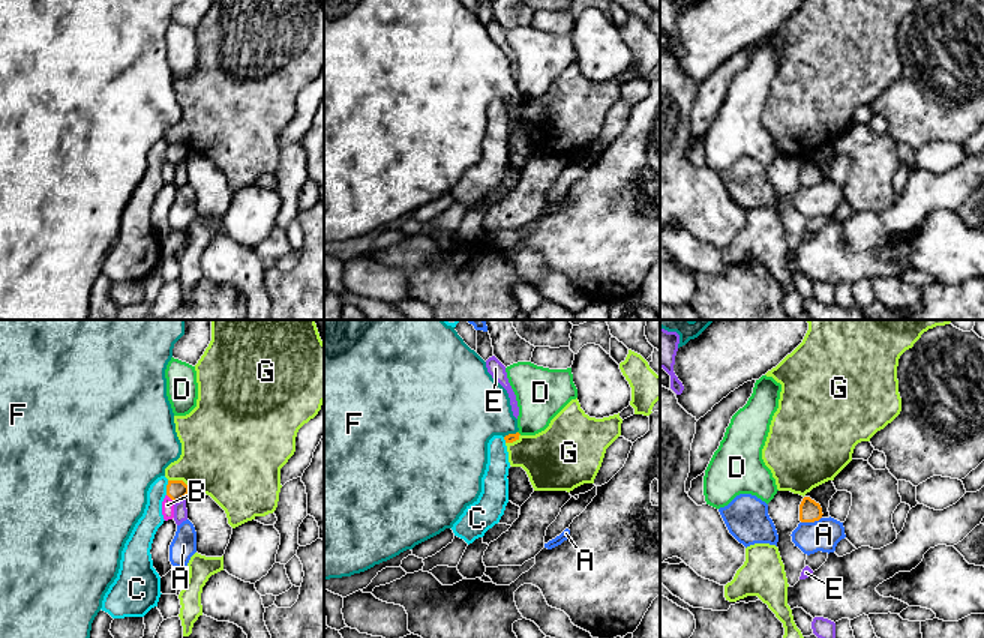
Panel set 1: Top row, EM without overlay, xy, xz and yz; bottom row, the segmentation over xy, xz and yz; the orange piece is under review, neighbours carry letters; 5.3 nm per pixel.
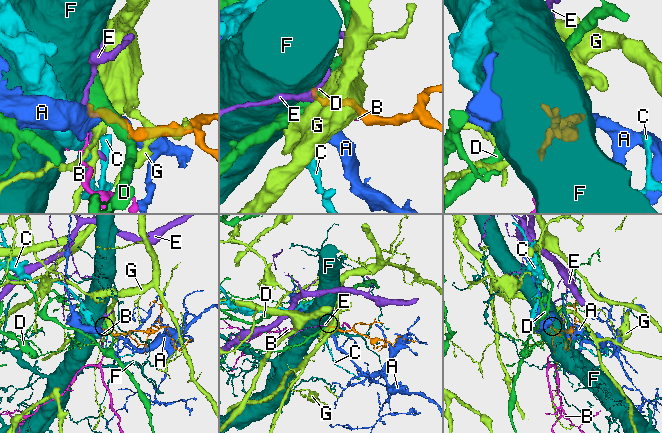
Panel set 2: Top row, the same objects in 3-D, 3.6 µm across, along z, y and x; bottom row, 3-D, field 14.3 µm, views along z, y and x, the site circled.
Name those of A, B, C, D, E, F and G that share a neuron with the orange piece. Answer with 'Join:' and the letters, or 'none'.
Join: F

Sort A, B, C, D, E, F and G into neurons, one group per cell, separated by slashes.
A / B / C / D / E / F / G

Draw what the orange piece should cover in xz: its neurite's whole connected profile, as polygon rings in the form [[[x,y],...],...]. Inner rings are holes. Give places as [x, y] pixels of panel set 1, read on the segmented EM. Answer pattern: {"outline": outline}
{"outline": [[[324,320],[324,579],[351,576],[375,564],[387,561],[406,549],[452,528],[464,510],[477,501],[482,492],[482,477],[488,464],[488,443],[494,435],[502,435],[506,443],[519,440],[518,419],[513,416],[507,390],[488,372],[486,362],[471,350],[454,327],[442,320]]]}

